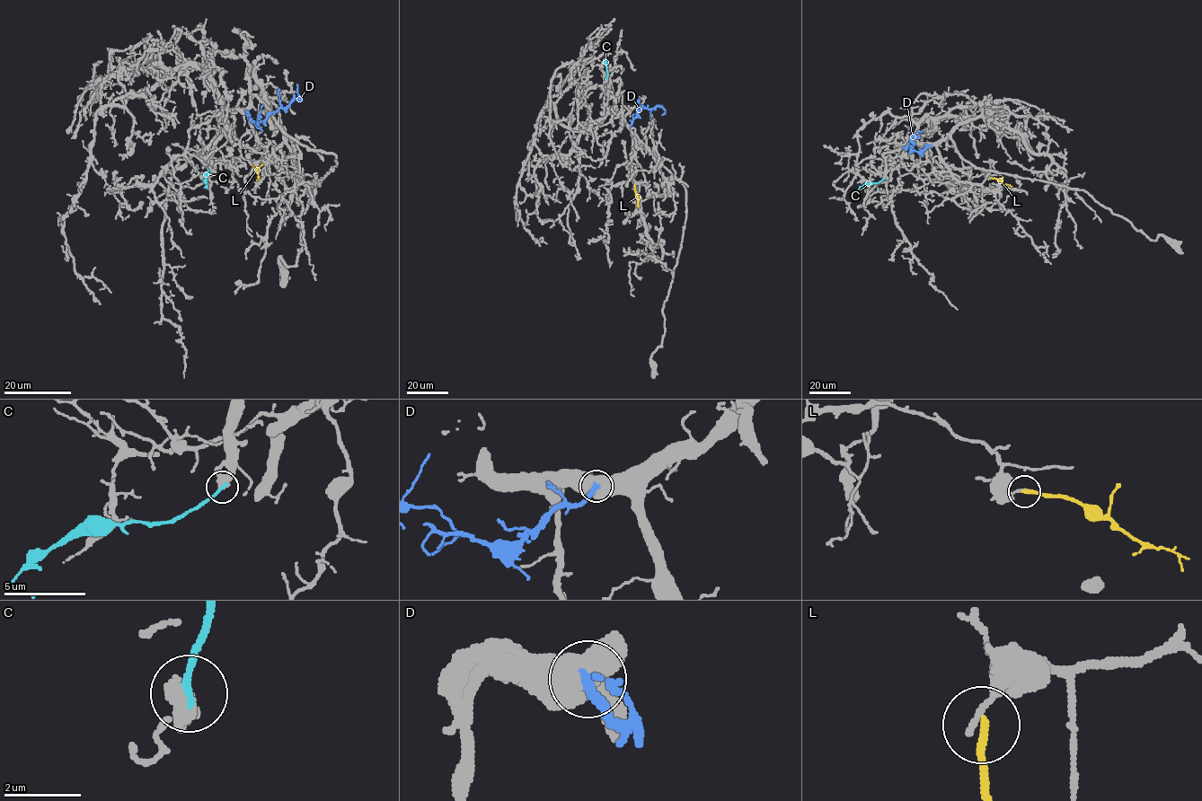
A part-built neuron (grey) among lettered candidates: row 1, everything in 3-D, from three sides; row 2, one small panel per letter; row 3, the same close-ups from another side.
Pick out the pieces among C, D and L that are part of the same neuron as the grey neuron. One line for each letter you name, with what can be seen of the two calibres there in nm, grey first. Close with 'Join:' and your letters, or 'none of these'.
D: calibres 750 and 320 nm
Join: D

